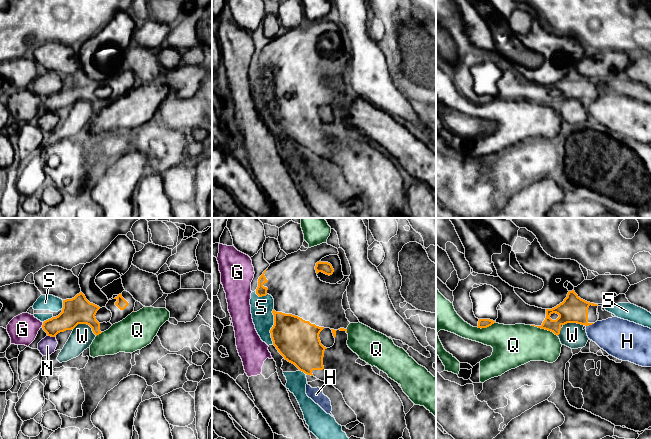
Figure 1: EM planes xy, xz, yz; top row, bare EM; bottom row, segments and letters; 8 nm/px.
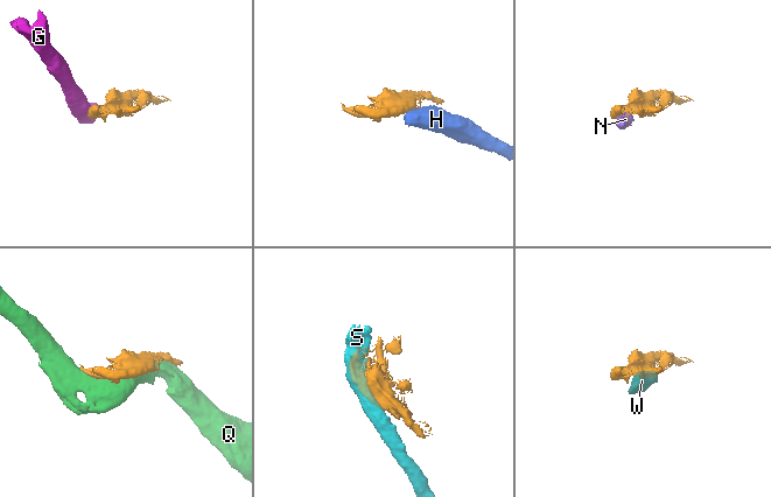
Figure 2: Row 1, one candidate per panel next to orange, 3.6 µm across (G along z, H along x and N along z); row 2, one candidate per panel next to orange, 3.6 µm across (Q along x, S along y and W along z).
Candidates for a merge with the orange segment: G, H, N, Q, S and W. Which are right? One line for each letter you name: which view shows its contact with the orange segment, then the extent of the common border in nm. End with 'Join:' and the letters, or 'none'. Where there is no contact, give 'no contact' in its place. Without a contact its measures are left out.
Join: none

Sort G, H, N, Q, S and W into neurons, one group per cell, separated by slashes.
G / H N / Q / S / W

